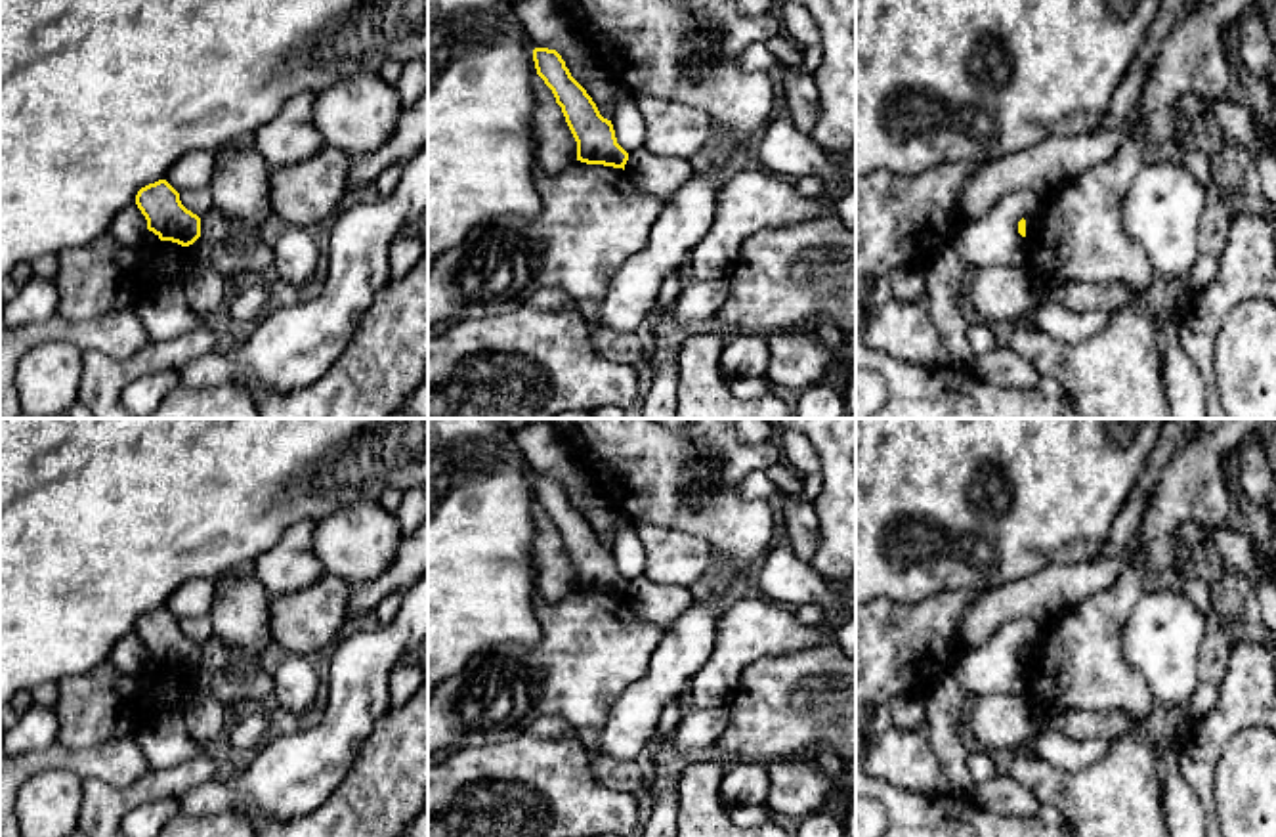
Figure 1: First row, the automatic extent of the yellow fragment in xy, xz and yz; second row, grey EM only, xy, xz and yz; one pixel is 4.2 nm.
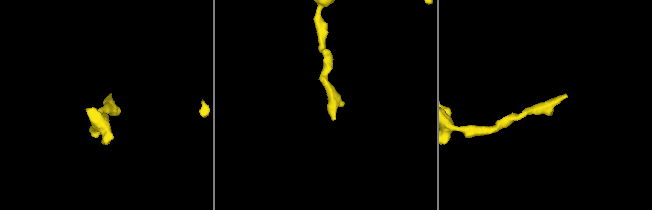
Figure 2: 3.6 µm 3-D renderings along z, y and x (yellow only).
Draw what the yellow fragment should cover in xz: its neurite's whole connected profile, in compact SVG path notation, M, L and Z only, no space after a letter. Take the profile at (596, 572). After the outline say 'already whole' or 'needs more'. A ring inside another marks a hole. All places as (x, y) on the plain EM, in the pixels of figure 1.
M535 476L533 489L577 569L577 589L625 598L628 581L617 571L611 548L600 543L592 526L571 504L562 483L556 478Z; already whole

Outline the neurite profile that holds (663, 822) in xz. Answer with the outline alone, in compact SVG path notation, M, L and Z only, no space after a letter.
M653 783L657 801L644 826L642 837L678 837L678 789L676 785Z

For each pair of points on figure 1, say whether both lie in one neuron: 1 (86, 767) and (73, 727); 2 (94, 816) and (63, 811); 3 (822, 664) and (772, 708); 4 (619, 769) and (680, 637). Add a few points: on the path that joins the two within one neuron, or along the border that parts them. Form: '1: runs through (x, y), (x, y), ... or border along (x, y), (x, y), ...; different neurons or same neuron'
1: border along (125, 736), (88, 748), (58, 744); different neurons
2: border along (85, 780), (77, 816); different neurons
3: runs through (807, 664), (776, 692); same neuron
4: border along (600, 751), (616, 759), (635, 761); different neurons

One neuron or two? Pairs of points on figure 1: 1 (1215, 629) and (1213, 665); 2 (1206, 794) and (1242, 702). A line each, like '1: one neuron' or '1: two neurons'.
1: one neuron
2: one neuron

